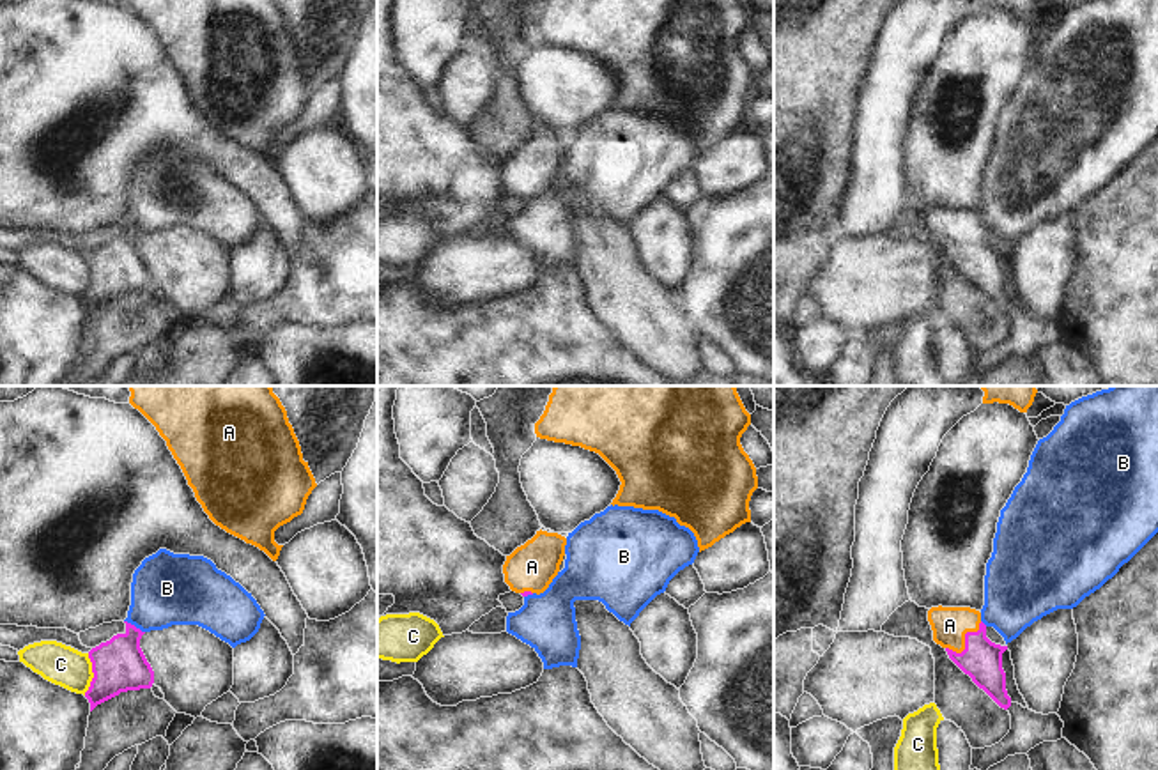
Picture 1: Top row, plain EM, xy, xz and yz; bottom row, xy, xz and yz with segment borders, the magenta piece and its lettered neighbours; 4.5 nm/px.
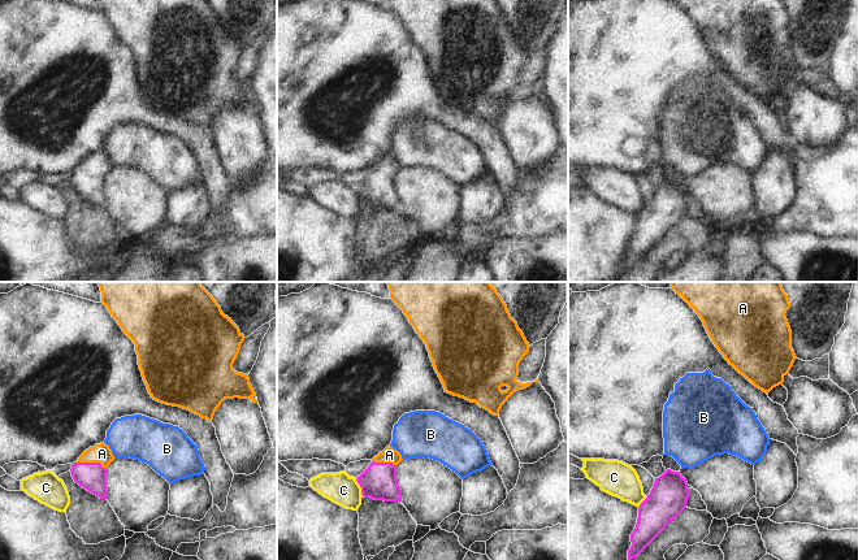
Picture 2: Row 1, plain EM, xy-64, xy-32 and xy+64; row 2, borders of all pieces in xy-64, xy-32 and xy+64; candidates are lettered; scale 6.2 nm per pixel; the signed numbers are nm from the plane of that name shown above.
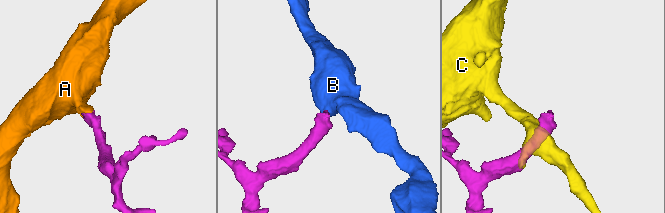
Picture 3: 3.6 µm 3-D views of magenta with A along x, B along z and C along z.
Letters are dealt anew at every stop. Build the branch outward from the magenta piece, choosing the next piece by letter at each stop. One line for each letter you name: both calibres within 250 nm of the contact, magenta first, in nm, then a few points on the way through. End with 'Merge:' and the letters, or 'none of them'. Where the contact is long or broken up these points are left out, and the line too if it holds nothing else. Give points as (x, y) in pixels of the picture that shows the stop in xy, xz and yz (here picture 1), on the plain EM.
A: 190/160 nm | across yz (981, 262), (965, 245), (949, 229)
Merge: A

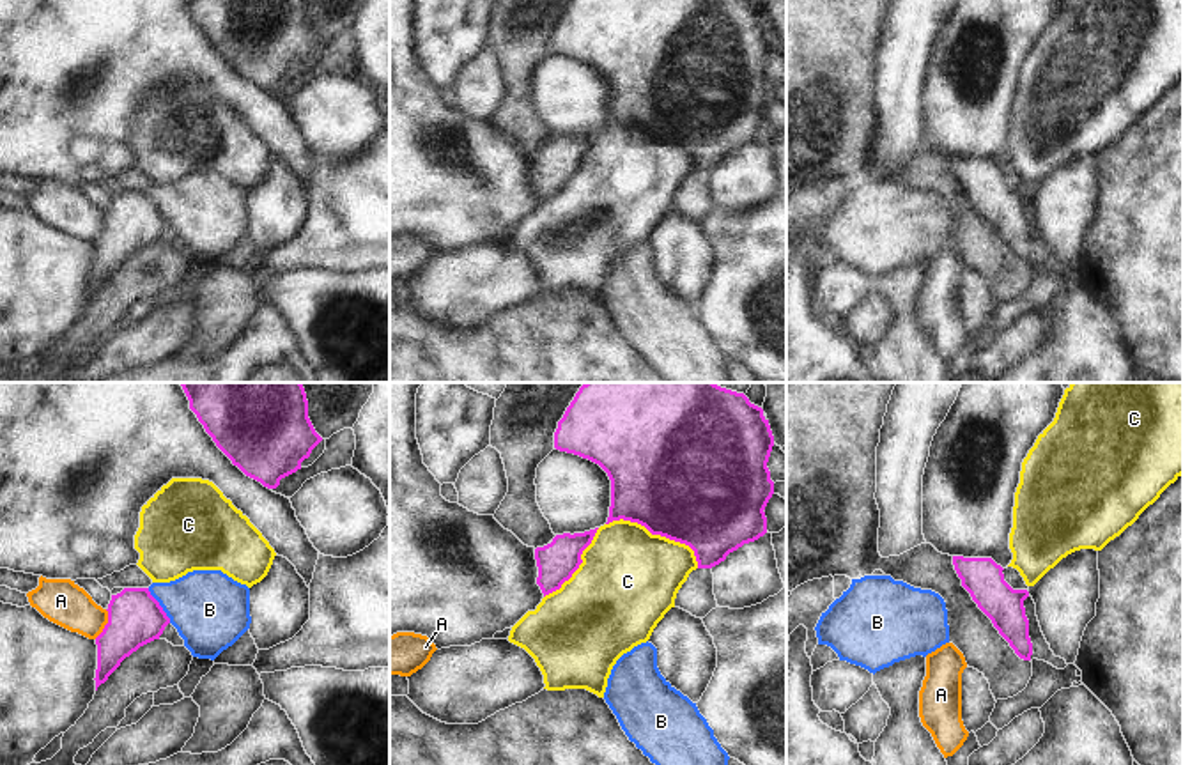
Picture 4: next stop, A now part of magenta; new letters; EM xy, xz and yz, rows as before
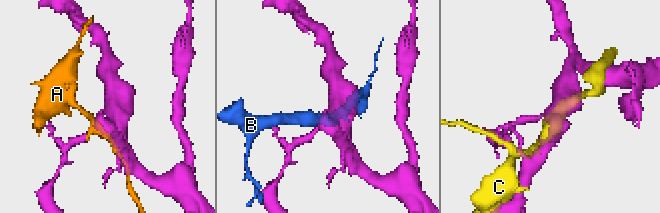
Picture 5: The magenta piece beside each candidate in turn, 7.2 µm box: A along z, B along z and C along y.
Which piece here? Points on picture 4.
Merge: none of them

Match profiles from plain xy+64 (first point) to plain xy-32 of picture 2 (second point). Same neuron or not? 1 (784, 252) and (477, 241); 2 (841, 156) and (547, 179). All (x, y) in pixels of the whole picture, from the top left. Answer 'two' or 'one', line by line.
1: two
2: one

